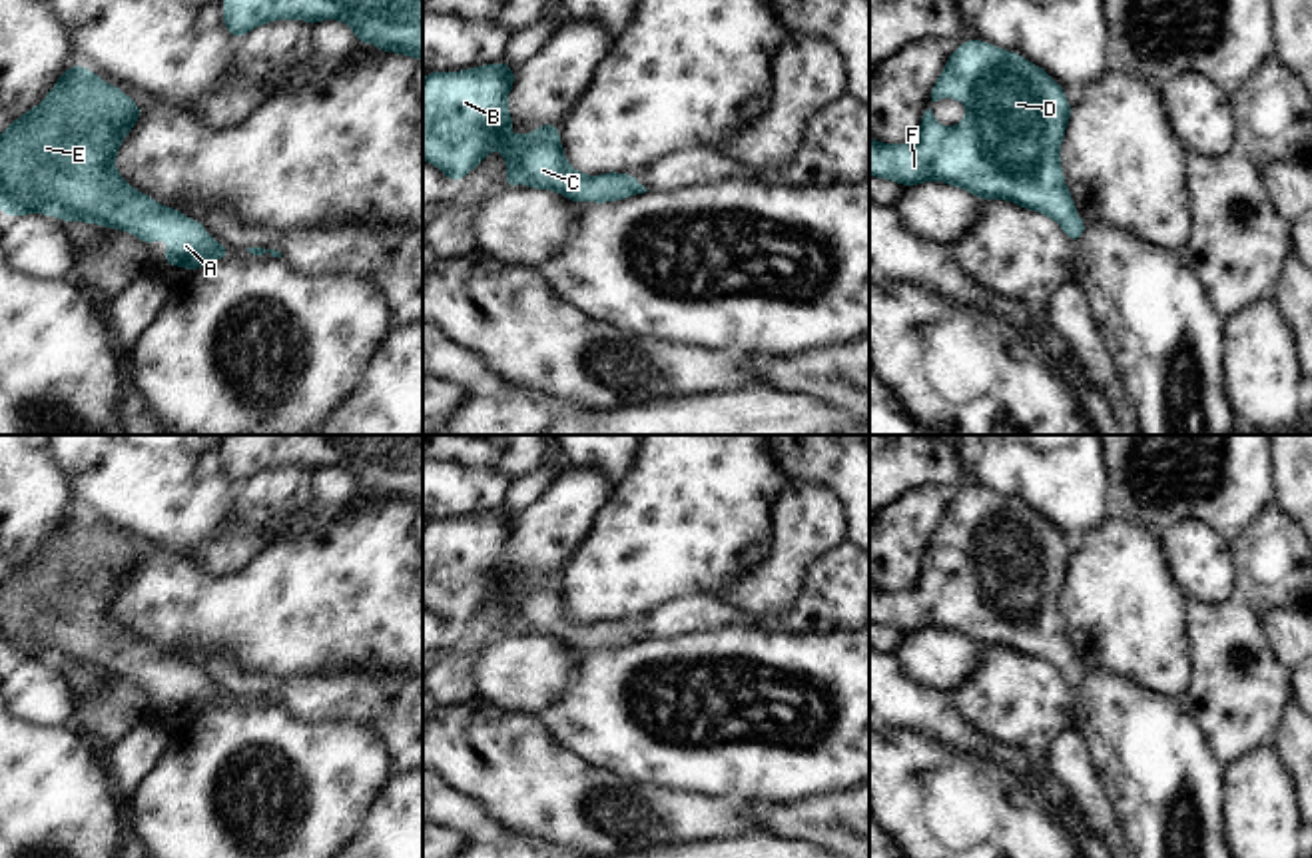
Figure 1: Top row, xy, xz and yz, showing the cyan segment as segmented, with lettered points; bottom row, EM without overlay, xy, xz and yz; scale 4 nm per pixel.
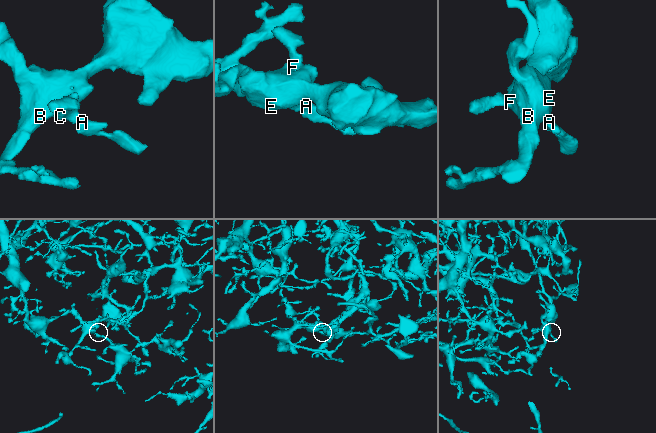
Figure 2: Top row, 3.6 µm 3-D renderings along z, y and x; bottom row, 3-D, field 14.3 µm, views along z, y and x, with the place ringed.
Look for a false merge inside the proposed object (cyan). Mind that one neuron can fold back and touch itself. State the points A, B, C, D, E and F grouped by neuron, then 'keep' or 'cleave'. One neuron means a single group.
groups A B C D E F; keep

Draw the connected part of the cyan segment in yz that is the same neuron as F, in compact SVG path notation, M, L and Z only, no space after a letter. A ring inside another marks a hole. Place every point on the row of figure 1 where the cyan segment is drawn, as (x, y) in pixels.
M971 38L945 60L911 142L881 144L869 138L869 176L893 180L903 188L943 182L979 200L1007 200L1055 219L1077 243L1087 223L1077 215L1059 158L1071 112L1065 90L1041 66L1019 52ZM941 98L959 100L967 108L961 124L945 128L935 122L931 110Z

